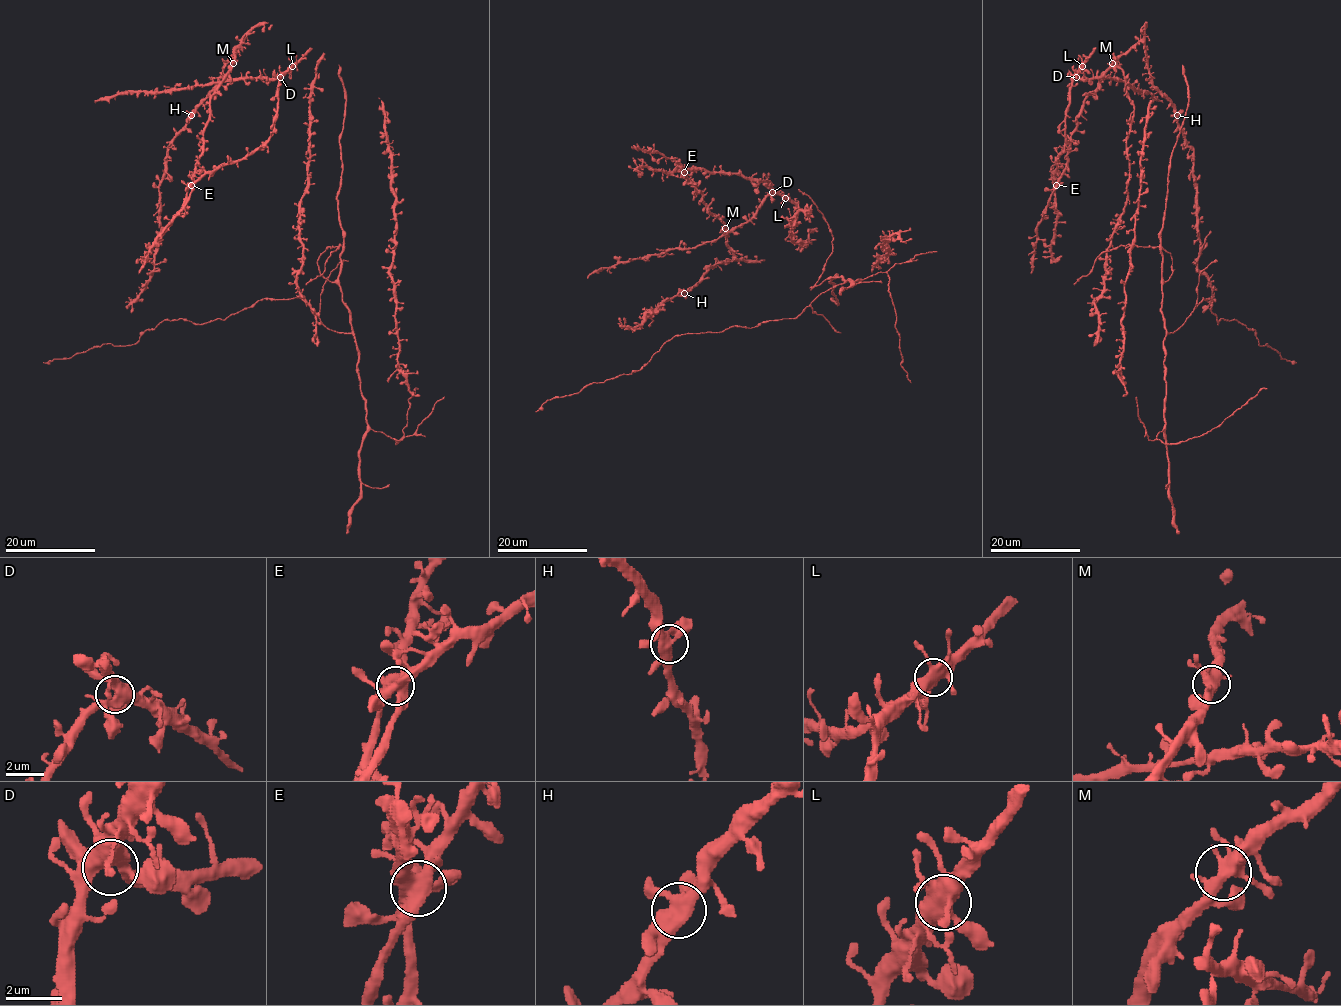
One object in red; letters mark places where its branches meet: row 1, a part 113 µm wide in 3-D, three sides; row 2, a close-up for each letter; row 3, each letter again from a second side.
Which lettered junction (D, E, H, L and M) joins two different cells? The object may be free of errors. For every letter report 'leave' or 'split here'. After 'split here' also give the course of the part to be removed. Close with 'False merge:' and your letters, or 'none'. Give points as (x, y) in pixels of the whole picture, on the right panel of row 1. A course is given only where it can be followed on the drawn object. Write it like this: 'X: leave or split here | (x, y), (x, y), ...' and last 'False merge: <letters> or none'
D: leave
E: leave
H: leave
L: leave
M: leave
False merge: none

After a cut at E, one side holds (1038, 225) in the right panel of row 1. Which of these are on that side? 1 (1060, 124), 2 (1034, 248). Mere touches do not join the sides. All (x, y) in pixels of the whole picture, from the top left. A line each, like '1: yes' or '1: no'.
1: no
2: yes

